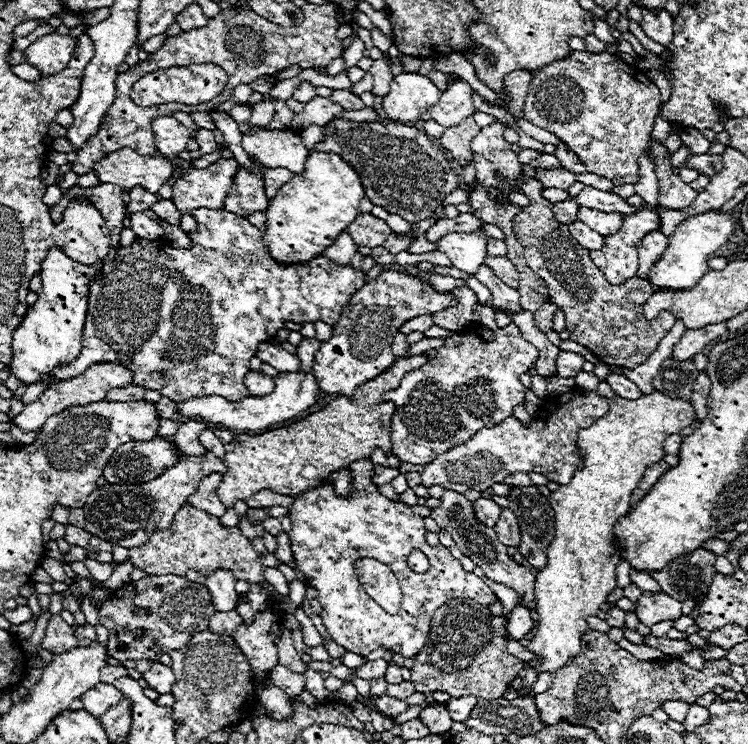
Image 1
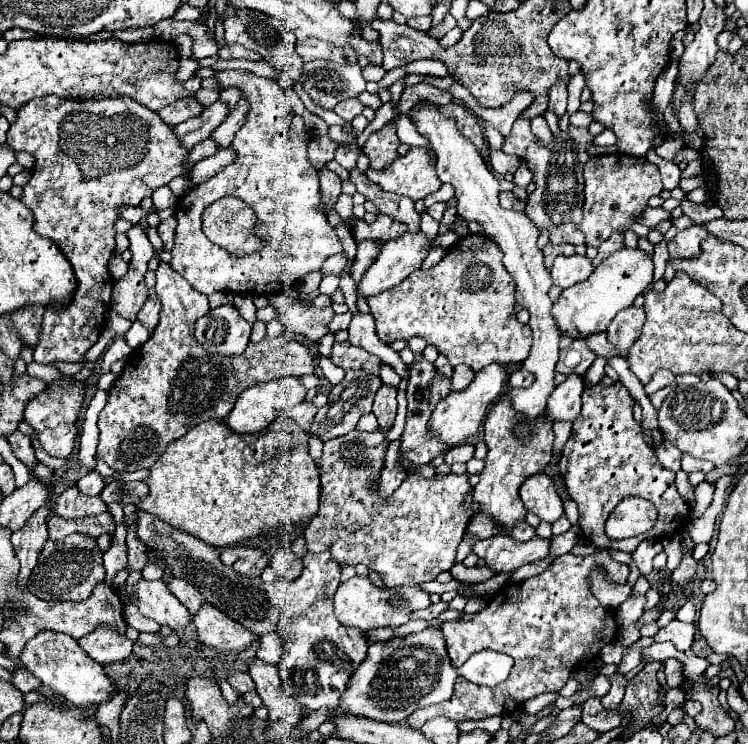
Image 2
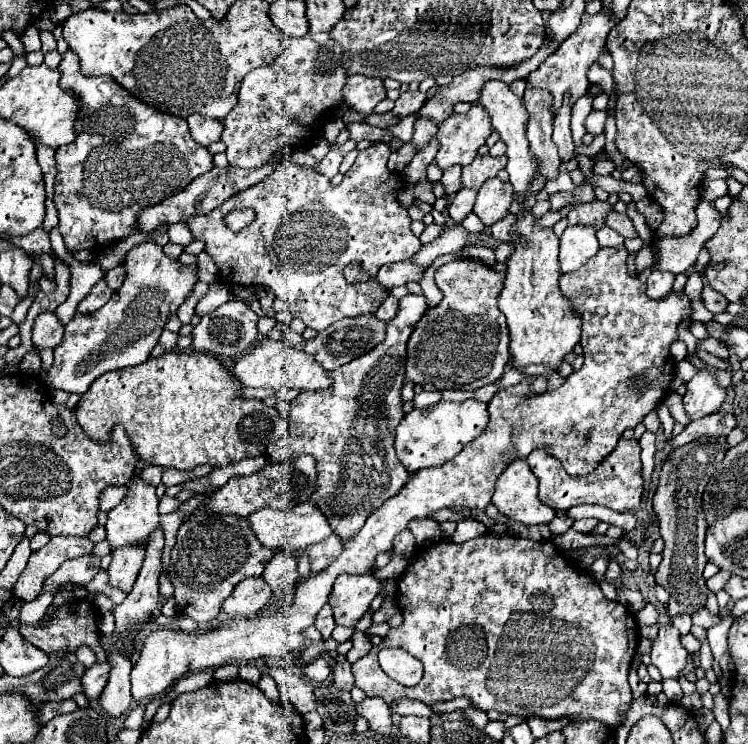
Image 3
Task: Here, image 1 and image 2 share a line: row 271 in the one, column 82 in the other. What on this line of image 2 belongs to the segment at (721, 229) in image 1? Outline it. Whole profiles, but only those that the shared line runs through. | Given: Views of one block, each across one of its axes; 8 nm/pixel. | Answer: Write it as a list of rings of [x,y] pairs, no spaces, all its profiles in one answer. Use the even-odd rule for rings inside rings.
[[[52,630],[38,632],[24,646],[24,650],[20,654],[20,662],[44,686],[52,688],[54,694],[60,694],[68,704],[74,704],[74,706],[84,708],[84,706],[104,704],[104,702],[110,702],[112,696],[116,694],[116,686],[108,678],[104,668],[100,664],[96,664],[90,656],[86,656],[86,652],[78,646],[78,642],[74,638],[68,638],[62,632],[52,632]]]

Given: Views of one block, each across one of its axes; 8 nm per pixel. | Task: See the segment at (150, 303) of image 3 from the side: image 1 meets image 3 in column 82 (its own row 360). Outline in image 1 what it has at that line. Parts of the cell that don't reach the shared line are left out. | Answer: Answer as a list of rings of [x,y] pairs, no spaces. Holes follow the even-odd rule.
[[[396,270],[380,272],[376,280],[364,284],[364,288],[352,296],[340,320],[334,324],[334,336],[320,344],[312,364],[320,390],[326,394],[352,398],[360,384],[376,378],[388,366],[392,366],[394,354],[390,352],[390,344],[406,320],[422,314],[436,314],[454,304],[456,302],[448,292],[438,294],[428,284],[420,282],[418,276]]]

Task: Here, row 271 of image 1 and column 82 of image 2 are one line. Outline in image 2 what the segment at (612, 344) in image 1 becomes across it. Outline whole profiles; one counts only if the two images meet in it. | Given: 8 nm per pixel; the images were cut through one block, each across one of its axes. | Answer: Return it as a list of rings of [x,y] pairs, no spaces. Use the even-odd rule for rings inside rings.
[[[74,532],[66,536],[64,540],[48,540],[40,552],[38,564],[30,574],[28,590],[42,598],[42,600],[72,600],[80,602],[86,600],[92,594],[92,588],[96,582],[104,580],[104,564],[102,564],[102,552],[90,536],[82,532]]]

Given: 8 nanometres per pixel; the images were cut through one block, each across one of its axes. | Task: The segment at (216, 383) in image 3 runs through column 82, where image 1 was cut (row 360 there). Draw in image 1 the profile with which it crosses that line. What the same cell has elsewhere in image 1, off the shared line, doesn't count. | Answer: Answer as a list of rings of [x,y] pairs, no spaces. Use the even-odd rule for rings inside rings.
[[[426,354],[396,358],[392,368],[376,376],[376,380],[356,388],[352,400],[346,396],[338,396],[320,412],[314,412],[286,428],[270,430],[258,436],[234,436],[234,440],[226,444],[224,464],[228,472],[218,486],[218,496],[224,506],[230,508],[236,500],[246,500],[268,488],[278,494],[300,496],[316,488],[328,474],[366,458],[374,448],[380,448],[386,456],[390,456],[390,422],[394,414],[394,404],[384,402],[382,394],[396,388],[406,372],[420,368],[428,360],[430,358]]]

